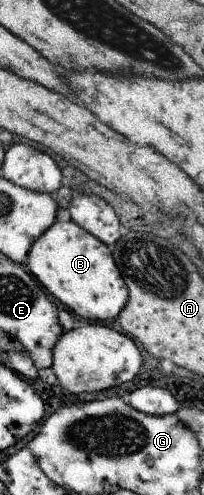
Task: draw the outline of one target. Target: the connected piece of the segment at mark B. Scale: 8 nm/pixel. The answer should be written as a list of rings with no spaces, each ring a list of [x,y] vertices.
[[[56,221],[34,242],[26,264],[39,286],[78,316],[82,323],[106,322],[122,312],[129,297],[111,249],[74,221]]]

